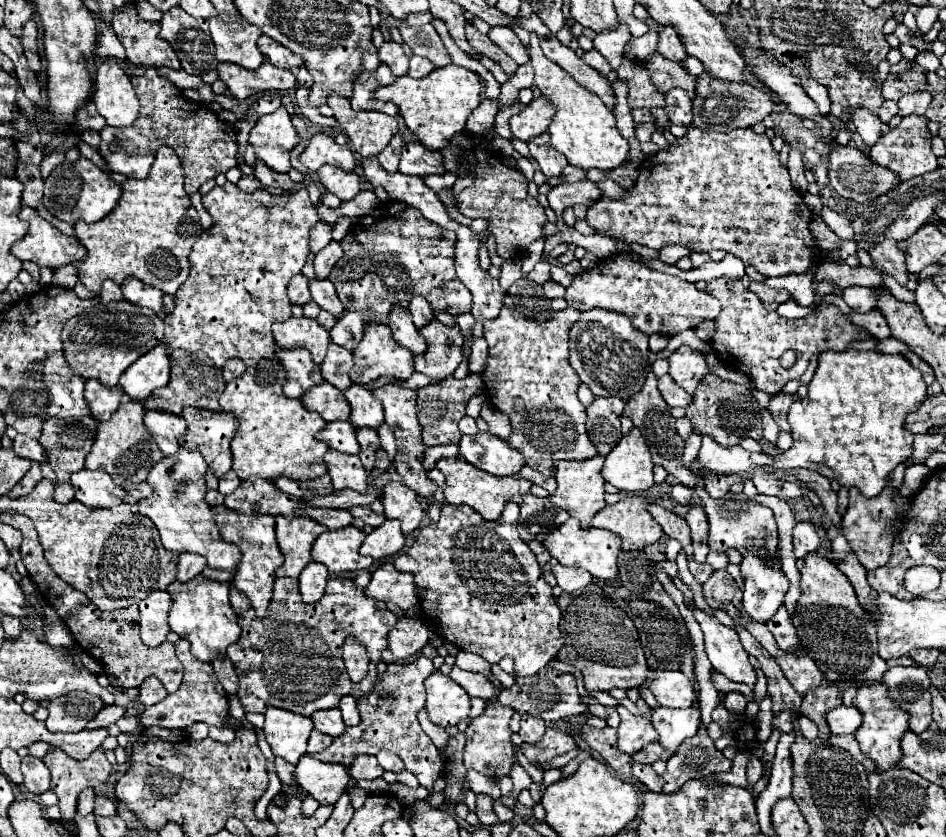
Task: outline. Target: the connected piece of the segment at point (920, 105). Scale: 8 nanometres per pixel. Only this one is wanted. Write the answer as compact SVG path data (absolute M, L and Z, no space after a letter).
M908 93L904 95L900 101L898 101L898 107L900 107L900 113L906 117L906 115L912 115L912 113L926 113L930 105L930 93Z

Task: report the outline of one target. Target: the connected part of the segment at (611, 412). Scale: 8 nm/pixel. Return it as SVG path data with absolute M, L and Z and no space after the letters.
M596 397L586 407L586 429L590 435L590 441L594 443L596 451L600 455L606 455L614 449L614 445L620 441L620 415L622 415L624 401L618 397Z

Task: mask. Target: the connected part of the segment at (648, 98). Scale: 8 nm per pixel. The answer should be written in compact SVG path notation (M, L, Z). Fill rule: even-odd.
M626 55L624 63L618 67L618 79L626 79L630 83L630 107L664 107L664 95L654 89L648 71L644 67L636 67L630 59L626 59Z

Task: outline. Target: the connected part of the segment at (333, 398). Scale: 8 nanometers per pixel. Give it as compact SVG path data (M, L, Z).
M322 383L306 391L300 399L304 407L310 411L320 413L326 421L348 421L350 419L350 405L346 397L330 383Z

